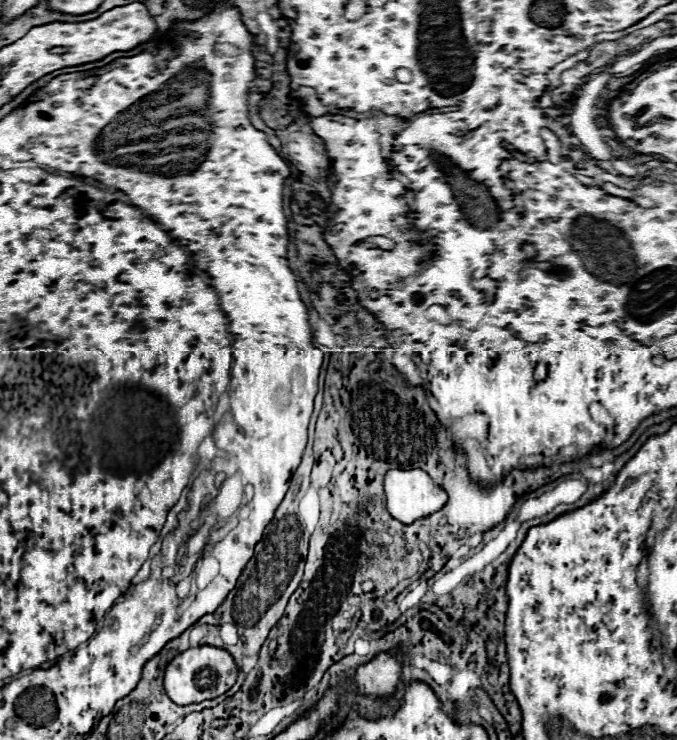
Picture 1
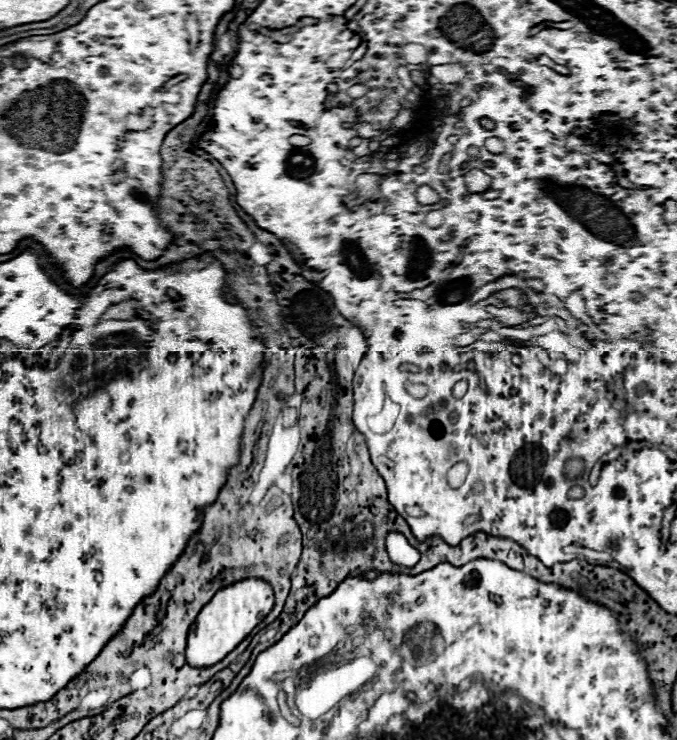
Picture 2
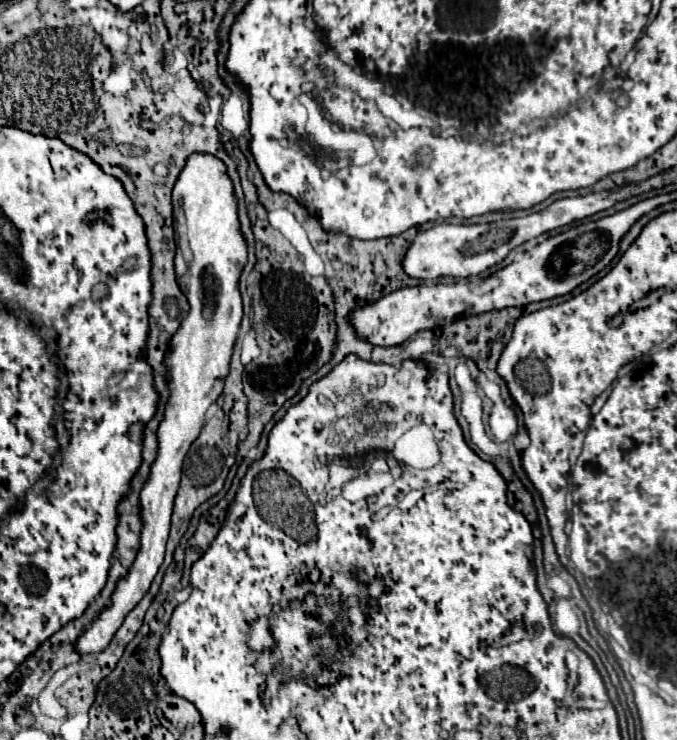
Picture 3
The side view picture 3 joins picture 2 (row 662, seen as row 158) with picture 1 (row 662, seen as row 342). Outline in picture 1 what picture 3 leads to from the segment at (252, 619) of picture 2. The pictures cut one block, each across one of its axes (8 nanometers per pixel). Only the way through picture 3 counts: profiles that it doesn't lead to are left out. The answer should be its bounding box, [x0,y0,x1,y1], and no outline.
[164,646,238,706]

